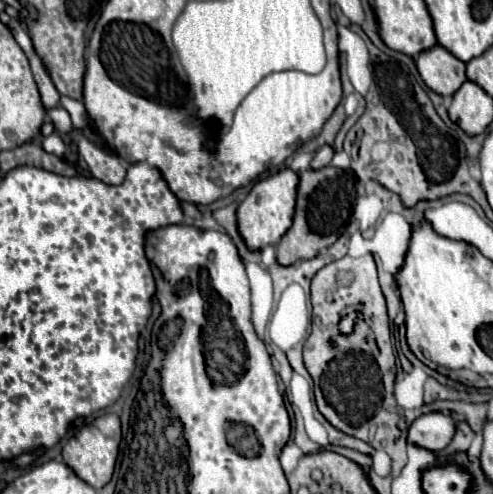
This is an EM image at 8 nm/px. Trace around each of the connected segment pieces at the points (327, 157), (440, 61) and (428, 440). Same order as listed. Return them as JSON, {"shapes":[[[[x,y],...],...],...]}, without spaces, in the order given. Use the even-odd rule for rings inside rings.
{"shapes":[[[[323,145],[323,147],[317,151],[315,159],[311,161],[311,167],[313,167],[313,169],[321,169],[321,167],[329,165],[331,159],[333,159],[333,147],[331,147],[331,145]]],[[[439,45],[421,51],[415,57],[415,63],[423,81],[443,97],[451,97],[467,79],[465,63],[461,59],[455,59],[455,55]]],[[[429,413],[413,421],[409,441],[429,451],[445,449],[455,435],[455,419],[447,413]]]]}

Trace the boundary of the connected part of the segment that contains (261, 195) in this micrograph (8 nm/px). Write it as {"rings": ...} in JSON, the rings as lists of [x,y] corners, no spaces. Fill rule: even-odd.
{"rings":[[[293,169],[277,171],[271,177],[259,179],[245,201],[239,203],[237,219],[239,219],[239,233],[245,239],[249,249],[263,249],[265,245],[275,245],[285,235],[285,231],[291,227],[293,211],[295,211],[295,197],[297,197],[297,185],[299,177]]]}

